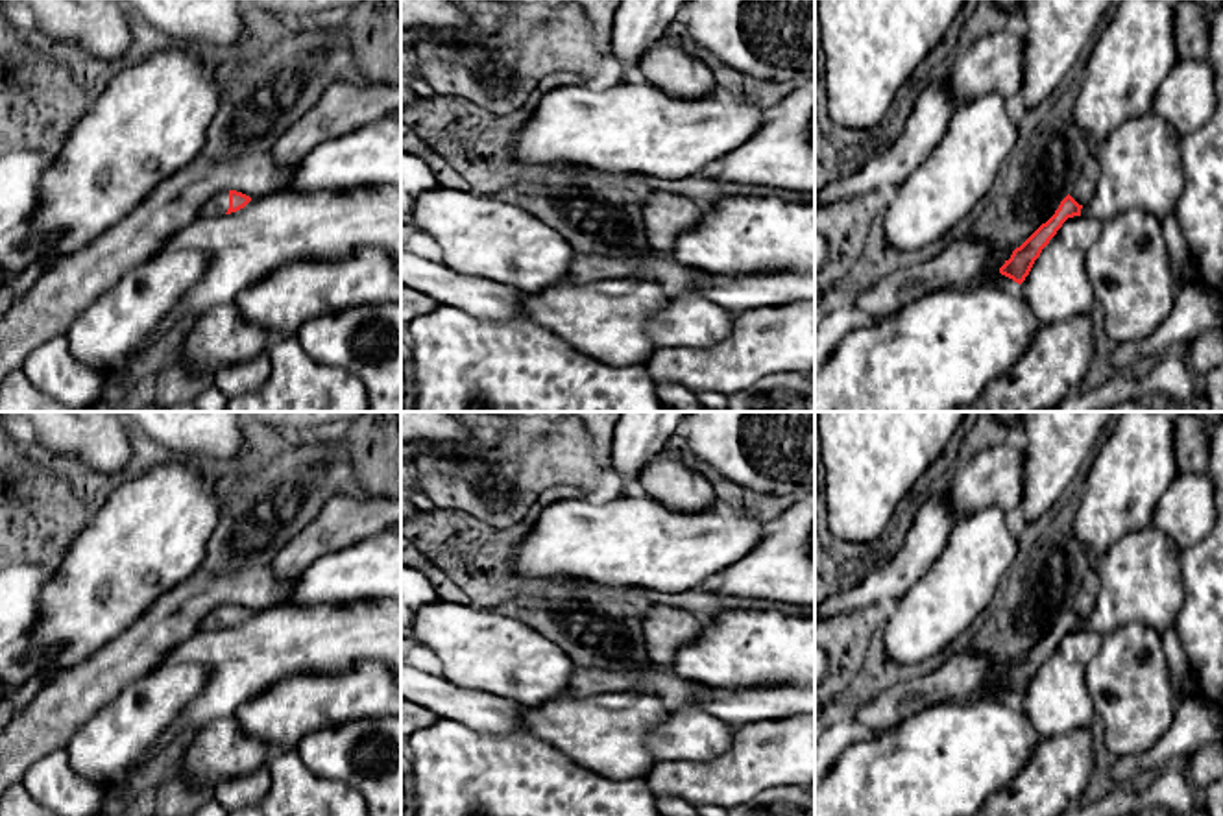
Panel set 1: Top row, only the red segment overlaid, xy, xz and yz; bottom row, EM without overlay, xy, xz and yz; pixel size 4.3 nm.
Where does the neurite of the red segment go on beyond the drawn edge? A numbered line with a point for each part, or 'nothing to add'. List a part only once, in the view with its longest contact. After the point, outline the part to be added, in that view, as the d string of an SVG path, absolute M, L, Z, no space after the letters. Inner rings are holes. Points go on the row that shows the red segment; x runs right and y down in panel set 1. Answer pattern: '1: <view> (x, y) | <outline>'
1: xy (218, 204) | M218 192L212 196L209 201L203 203L201 207L201 216L216 216L216 214L225 214L229 209L229 192Z

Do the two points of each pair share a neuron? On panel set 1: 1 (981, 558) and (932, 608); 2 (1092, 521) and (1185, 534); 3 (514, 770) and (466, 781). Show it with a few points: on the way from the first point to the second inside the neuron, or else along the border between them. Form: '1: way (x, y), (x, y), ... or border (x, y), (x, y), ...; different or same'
1: way (968, 571), (944, 595); same
2: border (1172, 482), (1162, 493), (1151, 521); different
3: way (503, 781), (477, 781); same

